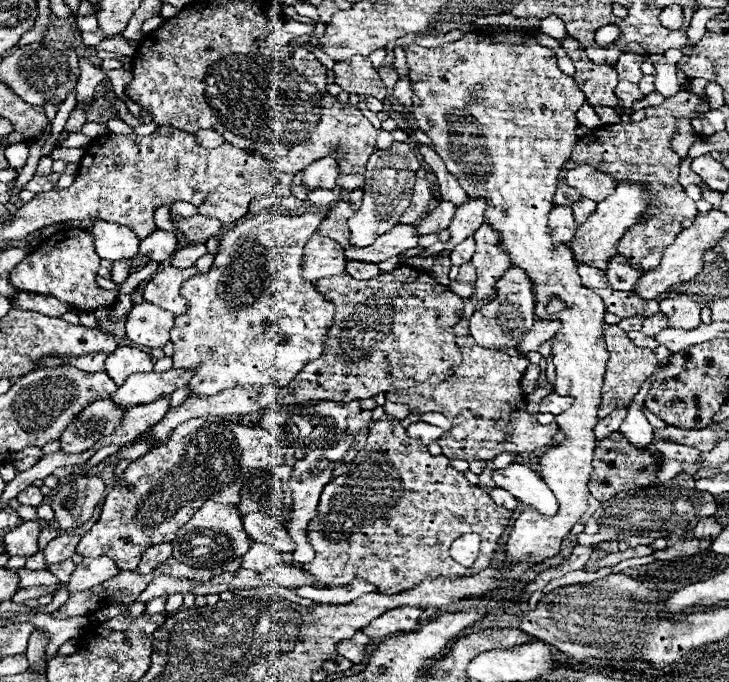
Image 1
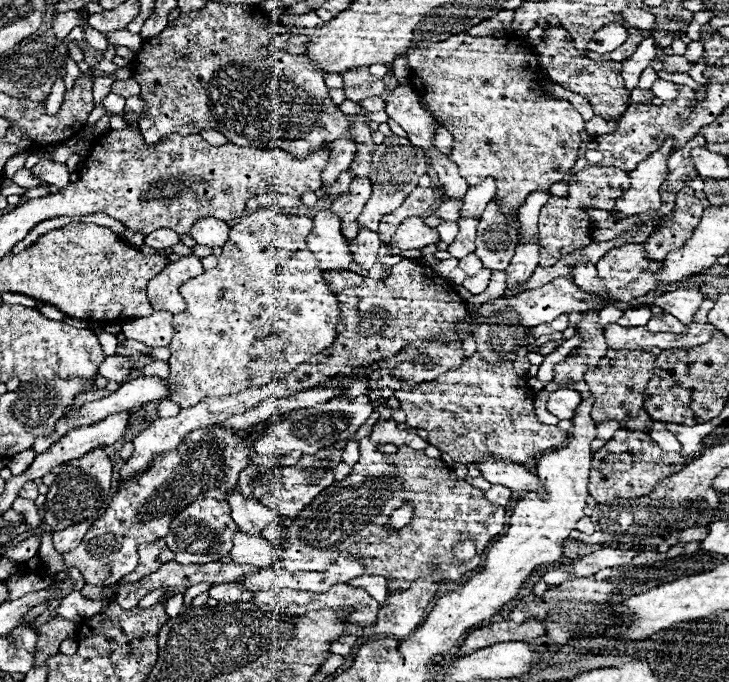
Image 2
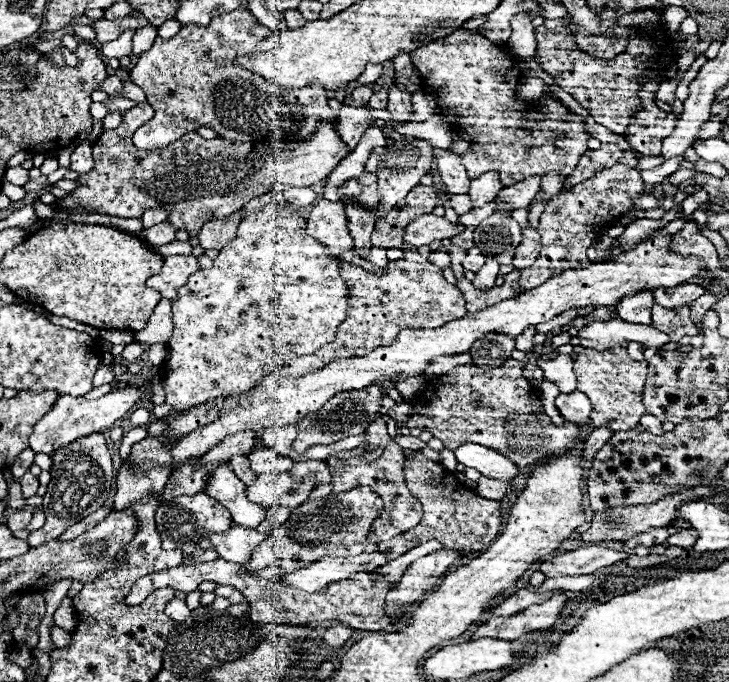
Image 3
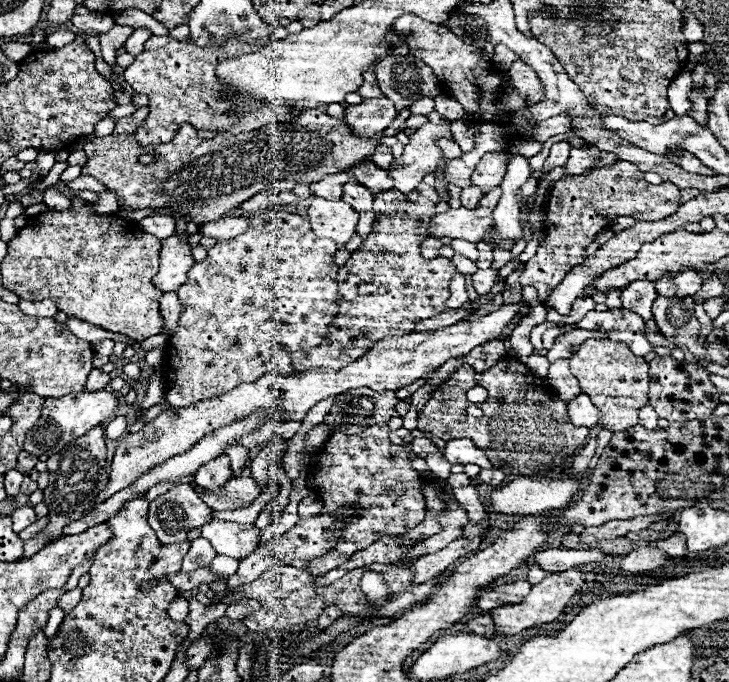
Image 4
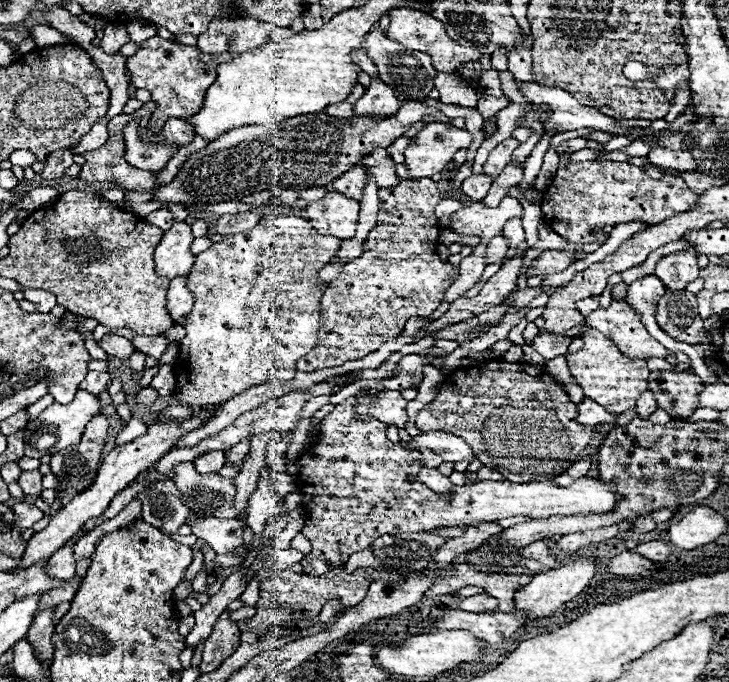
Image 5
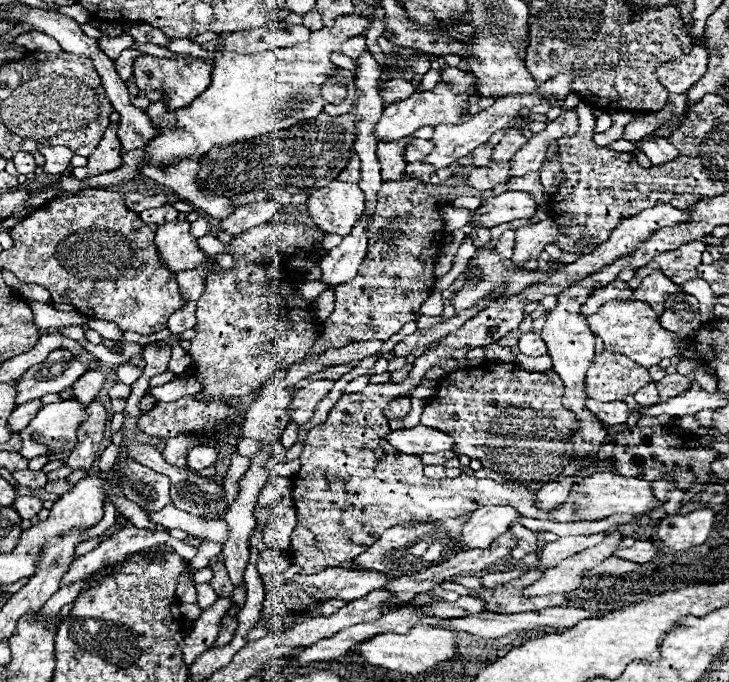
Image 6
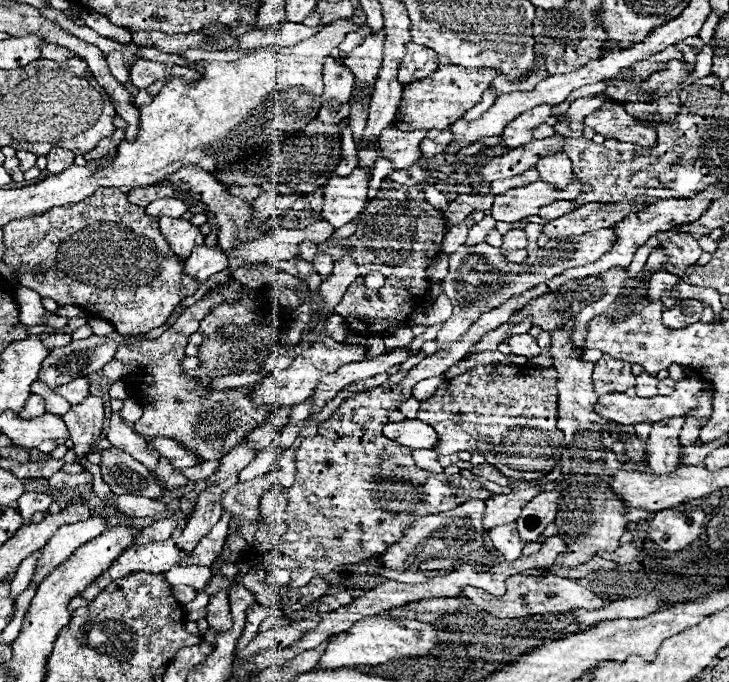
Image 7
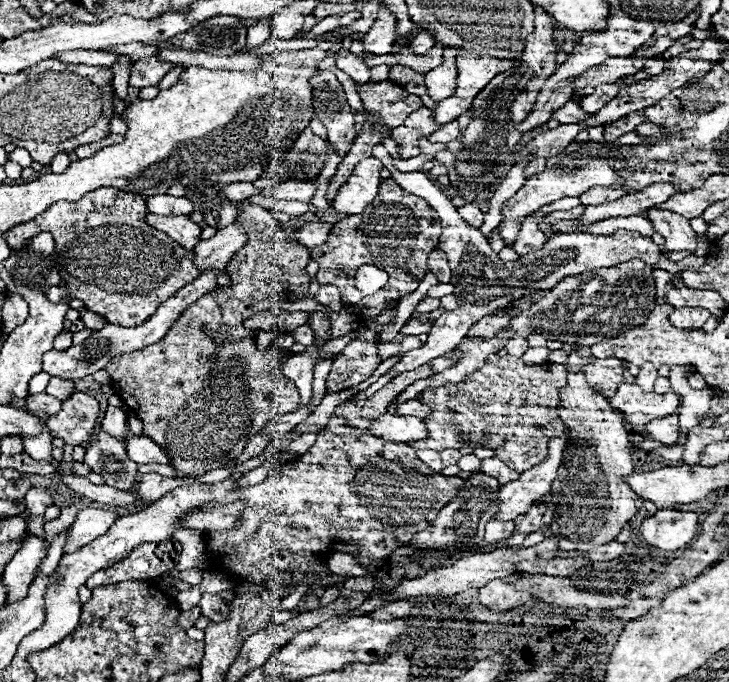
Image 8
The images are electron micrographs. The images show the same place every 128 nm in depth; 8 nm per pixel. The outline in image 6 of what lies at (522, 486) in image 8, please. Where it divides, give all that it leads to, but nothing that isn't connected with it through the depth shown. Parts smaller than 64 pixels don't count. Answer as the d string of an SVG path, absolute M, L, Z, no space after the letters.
M482 506L462 528L460 542L468 548L486 548L498 534L504 534L516 518L520 518L520 514L510 506Z

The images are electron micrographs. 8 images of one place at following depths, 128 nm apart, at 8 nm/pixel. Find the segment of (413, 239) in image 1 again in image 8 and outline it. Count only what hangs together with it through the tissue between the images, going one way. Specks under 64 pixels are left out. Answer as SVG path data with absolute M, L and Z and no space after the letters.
M572 142L562 154L552 156L546 162L546 170L532 176L530 180L526 180L526 184L504 204L502 214L508 220L516 220L516 218L524 218L536 210L540 210L546 204L552 204L564 196L570 198L578 198L580 194L584 194L588 188L594 186L622 186L624 178L618 174L618 170L612 166L610 154L614 150L616 144L612 142L584 142L584 144L576 144Z

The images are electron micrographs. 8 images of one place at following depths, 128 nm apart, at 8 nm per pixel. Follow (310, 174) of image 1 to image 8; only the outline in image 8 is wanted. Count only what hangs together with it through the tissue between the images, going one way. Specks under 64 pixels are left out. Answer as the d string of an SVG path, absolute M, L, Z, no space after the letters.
M420 32L420 34L410 42L410 48L412 48L414 54L426 54L432 46L434 46L434 34L430 34L430 32Z

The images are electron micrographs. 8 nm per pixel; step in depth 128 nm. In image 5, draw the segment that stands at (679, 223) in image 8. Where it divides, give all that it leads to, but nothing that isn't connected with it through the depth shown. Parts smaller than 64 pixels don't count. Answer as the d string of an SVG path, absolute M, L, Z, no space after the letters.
M694 246L666 254L656 264L656 276L662 278L668 290L684 290L688 282L698 278L698 252Z

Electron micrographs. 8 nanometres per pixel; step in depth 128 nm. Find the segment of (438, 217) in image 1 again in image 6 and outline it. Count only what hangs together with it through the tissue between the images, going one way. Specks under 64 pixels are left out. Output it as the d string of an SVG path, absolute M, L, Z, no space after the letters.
M490 162L488 166L482 168L470 168L468 180L470 186L478 188L478 190L492 190L496 184L504 184L510 178L510 162Z

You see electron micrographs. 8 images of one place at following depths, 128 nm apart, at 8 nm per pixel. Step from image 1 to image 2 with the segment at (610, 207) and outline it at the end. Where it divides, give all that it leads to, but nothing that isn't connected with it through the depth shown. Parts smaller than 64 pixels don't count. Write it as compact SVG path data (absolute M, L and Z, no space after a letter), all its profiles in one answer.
M668 138L660 150L650 154L630 172L630 188L622 198L616 200L614 210L610 210L616 222L632 214L642 214L646 210L660 210L662 202L658 190L660 184L668 178L668 158L674 152L674 142L674 138Z

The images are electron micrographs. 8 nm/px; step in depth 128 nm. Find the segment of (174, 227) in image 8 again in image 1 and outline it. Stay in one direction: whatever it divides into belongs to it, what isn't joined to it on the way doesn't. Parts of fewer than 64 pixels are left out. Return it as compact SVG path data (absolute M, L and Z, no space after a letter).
M166 266L164 270L156 272L146 284L144 300L154 306L160 306L162 310L172 312L174 316L186 314L188 302L178 294L178 290L182 282L186 282L186 278L192 278L194 274L198 274L196 266L190 266L190 268Z

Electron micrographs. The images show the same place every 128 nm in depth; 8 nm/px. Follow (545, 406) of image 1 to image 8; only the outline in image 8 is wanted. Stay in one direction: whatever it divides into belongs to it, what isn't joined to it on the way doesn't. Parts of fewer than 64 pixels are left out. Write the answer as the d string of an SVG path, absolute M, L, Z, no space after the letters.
M622 382L618 386L616 396L610 398L610 404L614 410L620 410L624 414L626 422L642 426L654 418L664 418L668 414L674 414L674 410L678 408L678 398L674 392L668 394L644 392L638 384Z

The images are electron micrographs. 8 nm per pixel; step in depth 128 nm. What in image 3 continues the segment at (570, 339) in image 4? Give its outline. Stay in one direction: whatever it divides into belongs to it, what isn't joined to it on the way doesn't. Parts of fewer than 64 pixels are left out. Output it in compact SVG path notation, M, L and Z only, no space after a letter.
M620 318L588 324L578 332L578 338L584 348L596 348L596 350L608 350L616 344L628 346L628 342L660 348L662 344L670 342L668 334L654 330L654 326L630 326L630 322L622 322Z

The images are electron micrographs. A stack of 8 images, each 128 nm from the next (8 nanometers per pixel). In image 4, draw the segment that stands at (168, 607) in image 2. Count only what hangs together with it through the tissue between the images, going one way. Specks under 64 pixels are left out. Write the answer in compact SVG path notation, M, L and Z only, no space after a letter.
M176 598L168 608L168 616L172 620L178 620L178 616L188 616L188 612L190 612L188 610L188 600L184 600L184 598Z

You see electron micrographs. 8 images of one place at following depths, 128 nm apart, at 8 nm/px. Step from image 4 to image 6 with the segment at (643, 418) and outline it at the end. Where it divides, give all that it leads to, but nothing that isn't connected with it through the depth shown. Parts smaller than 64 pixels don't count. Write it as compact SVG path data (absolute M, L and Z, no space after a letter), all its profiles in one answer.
M648 382L642 390L638 390L638 392L634 394L634 398L636 398L636 402L642 404L642 406L650 406L650 404L656 404L656 402L660 400L654 382Z

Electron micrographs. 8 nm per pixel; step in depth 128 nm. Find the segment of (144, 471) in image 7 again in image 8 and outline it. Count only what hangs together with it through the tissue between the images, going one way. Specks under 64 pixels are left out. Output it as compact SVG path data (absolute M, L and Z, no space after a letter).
M98 428L98 436L86 448L84 464L92 468L92 472L100 474L108 486L118 490L130 490L140 480L138 464L126 458L126 446L122 440L106 434Z

